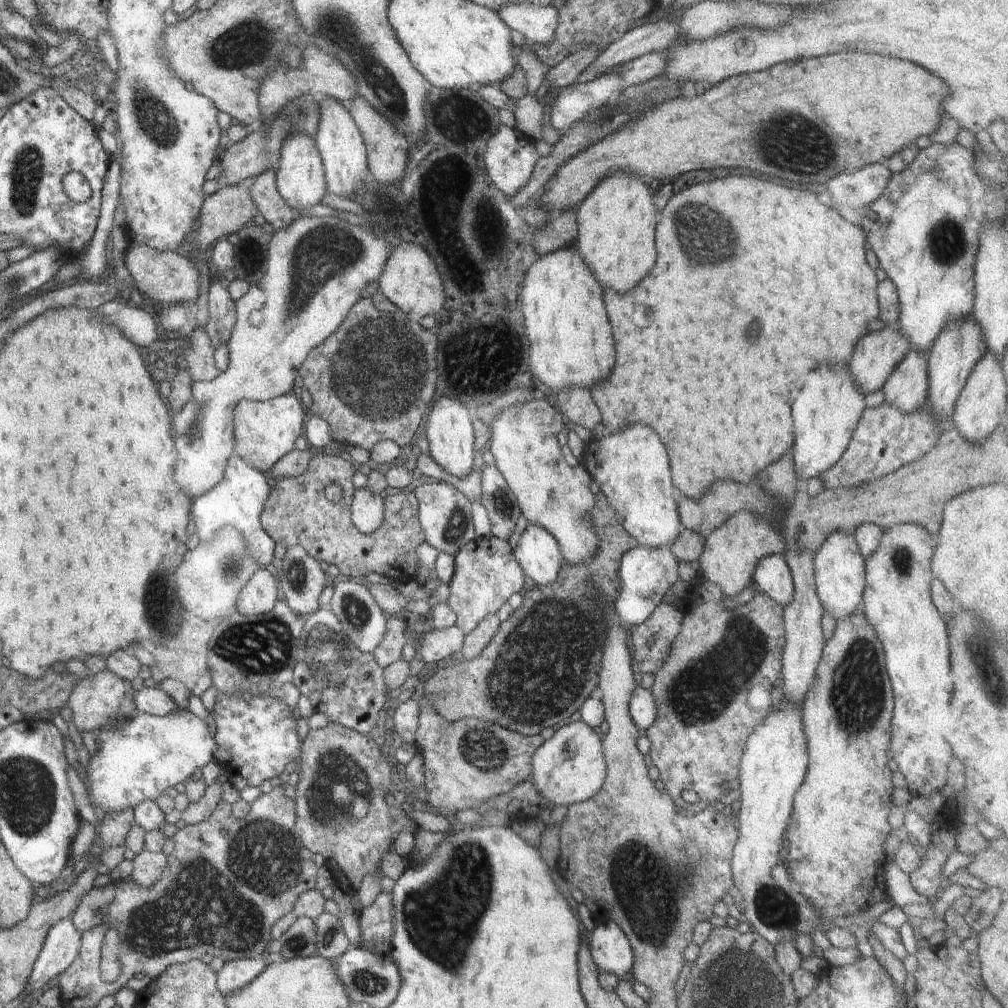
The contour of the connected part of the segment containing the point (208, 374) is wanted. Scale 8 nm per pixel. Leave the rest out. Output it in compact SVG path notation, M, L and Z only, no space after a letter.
M198 328L190 338L189 347L178 350L183 353L188 370L194 381L211 381L219 374L214 362L215 349L206 328Z

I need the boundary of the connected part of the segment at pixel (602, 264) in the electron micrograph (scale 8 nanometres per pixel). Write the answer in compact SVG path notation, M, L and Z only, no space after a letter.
M618 172L604 178L576 208L578 236L575 248L604 289L610 288L618 294L630 292L654 268L654 216L659 214L652 202L654 189L654 184L646 184L638 176Z

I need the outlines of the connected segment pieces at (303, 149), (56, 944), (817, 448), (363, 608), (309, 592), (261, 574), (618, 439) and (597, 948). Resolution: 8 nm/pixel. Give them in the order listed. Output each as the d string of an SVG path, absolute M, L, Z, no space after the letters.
M294 132L290 134L290 138L282 142L280 160L277 165L277 188L286 205L290 206L298 216L302 215L299 212L302 212L304 208L320 203L320 200L328 193L322 158L315 138L310 138L309 132L306 134Z
M71 917L57 922L49 932L24 993L30 995L37 990L47 990L49 980L60 976L76 960L80 952L80 940L82 934L74 928Z
M818 368L804 376L804 386L792 404L794 420L794 469L798 483L803 485L814 476L821 476L827 468L836 464L852 440L854 429L866 408L865 395L858 384L852 386L852 378L846 372Z
M341 578L338 583L333 585L334 592L331 599L330 609L340 621L346 636L354 643L354 646L364 654L373 653L376 646L384 638L387 621L384 618L384 612L378 608L374 602L374 597L365 581L357 579Z
M299 545L290 547L283 559L280 588L292 612L306 618L319 607L318 600L327 586L325 572Z
M260 567L240 590L236 600L237 611L244 616L270 612L279 601L277 590L274 576Z
M634 424L614 434L599 433L596 440L585 444L582 458L580 465L598 483L600 492L619 515L624 530L642 546L670 547L685 527L680 522L677 492L670 480L668 454L656 432L642 424Z
M615 922L598 924L590 936L591 956L599 972L615 974L618 978L632 972L634 952L624 934Z

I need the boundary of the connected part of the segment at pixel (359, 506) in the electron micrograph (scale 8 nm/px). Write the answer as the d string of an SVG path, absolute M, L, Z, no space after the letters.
M368 488L355 489L350 505L351 521L356 529L369 536L383 525L384 499Z

